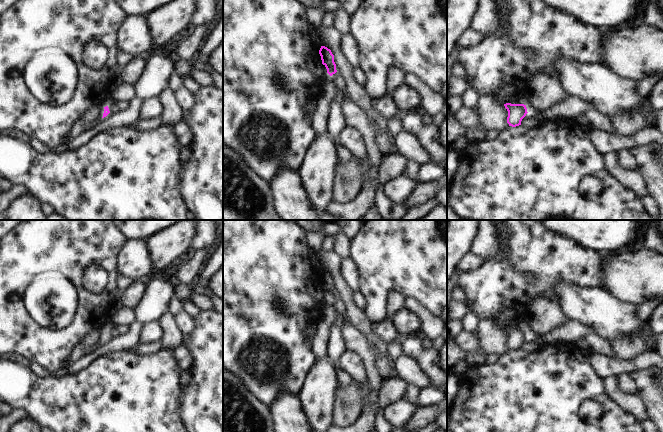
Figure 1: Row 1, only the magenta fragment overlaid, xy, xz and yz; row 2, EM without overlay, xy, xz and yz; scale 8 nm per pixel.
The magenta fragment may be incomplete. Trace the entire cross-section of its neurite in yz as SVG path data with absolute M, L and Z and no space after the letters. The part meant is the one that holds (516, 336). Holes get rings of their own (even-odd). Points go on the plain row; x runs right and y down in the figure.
M528 327L524 328L504 328L508 335L507 347L509 350L516 351L521 349L522 343L527 337L533 337L532 330Z

